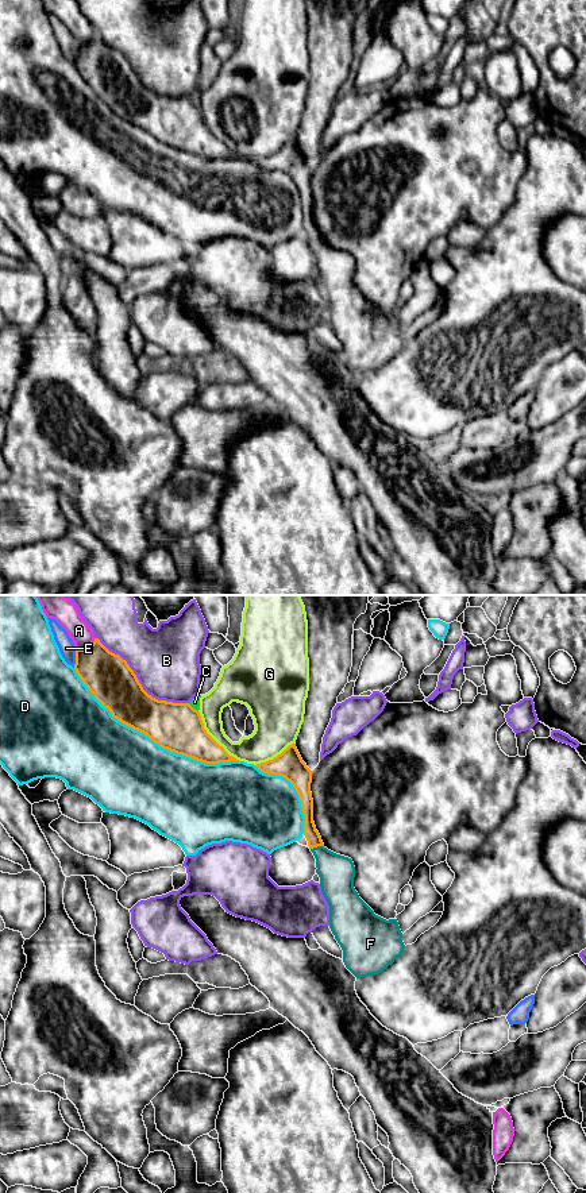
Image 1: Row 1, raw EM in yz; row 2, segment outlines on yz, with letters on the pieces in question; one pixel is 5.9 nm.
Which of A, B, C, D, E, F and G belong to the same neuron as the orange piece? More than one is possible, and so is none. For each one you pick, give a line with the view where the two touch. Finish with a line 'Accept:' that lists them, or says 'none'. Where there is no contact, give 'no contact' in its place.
F: contact in yz
Accept: F

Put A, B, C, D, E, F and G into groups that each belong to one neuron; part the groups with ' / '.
A / B / C / D / E / F / G

